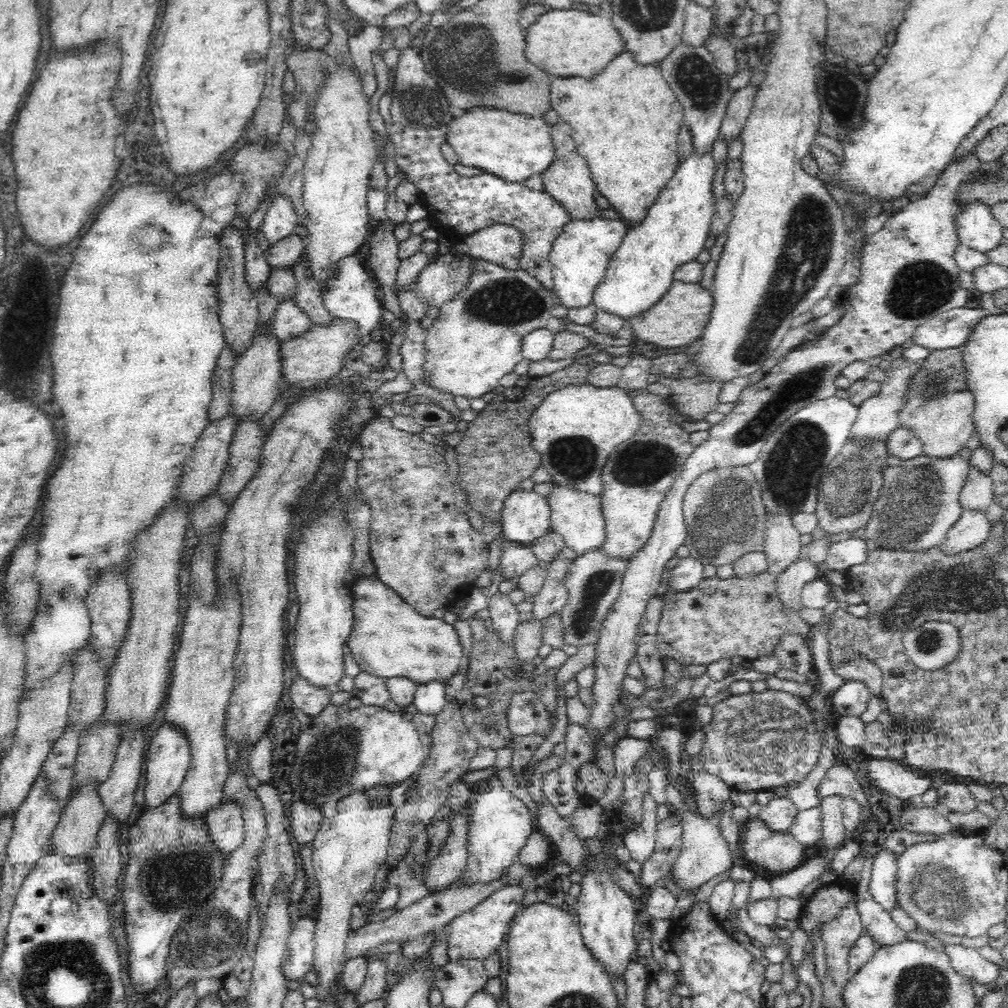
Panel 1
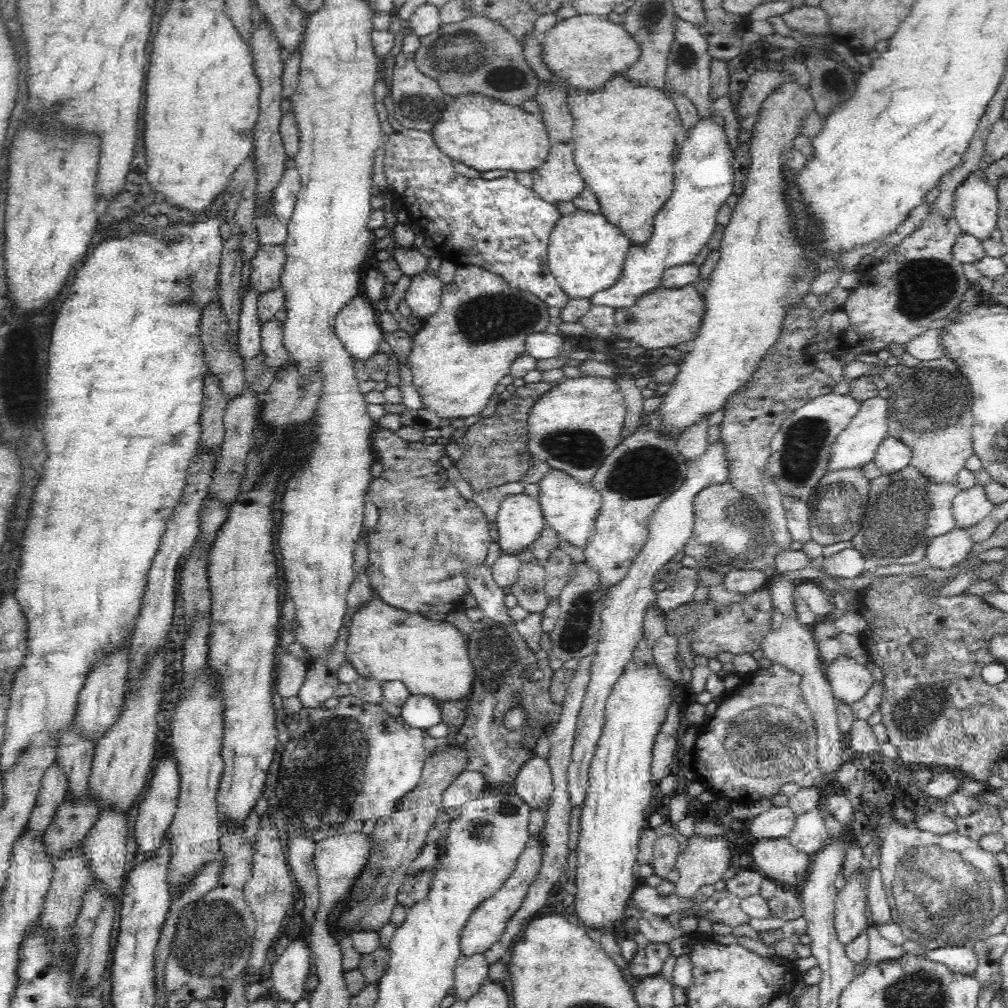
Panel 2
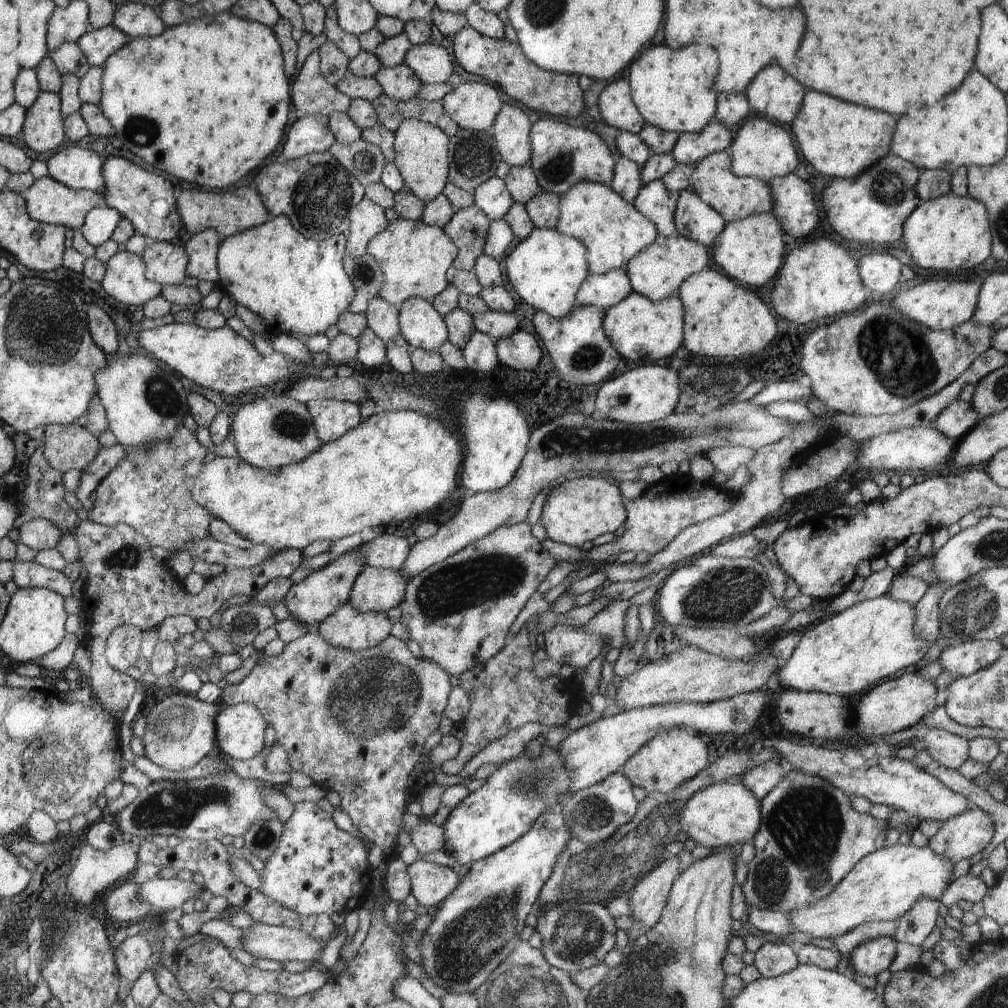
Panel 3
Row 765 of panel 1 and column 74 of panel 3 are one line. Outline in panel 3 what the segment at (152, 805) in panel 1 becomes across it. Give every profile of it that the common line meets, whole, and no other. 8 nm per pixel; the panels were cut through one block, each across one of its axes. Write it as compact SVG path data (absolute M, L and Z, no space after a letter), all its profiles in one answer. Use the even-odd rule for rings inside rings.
M78 146L62 148L47 161L48 176L73 189L88 189L102 195L106 192L106 181L102 176L104 160L91 150L80 150Z

